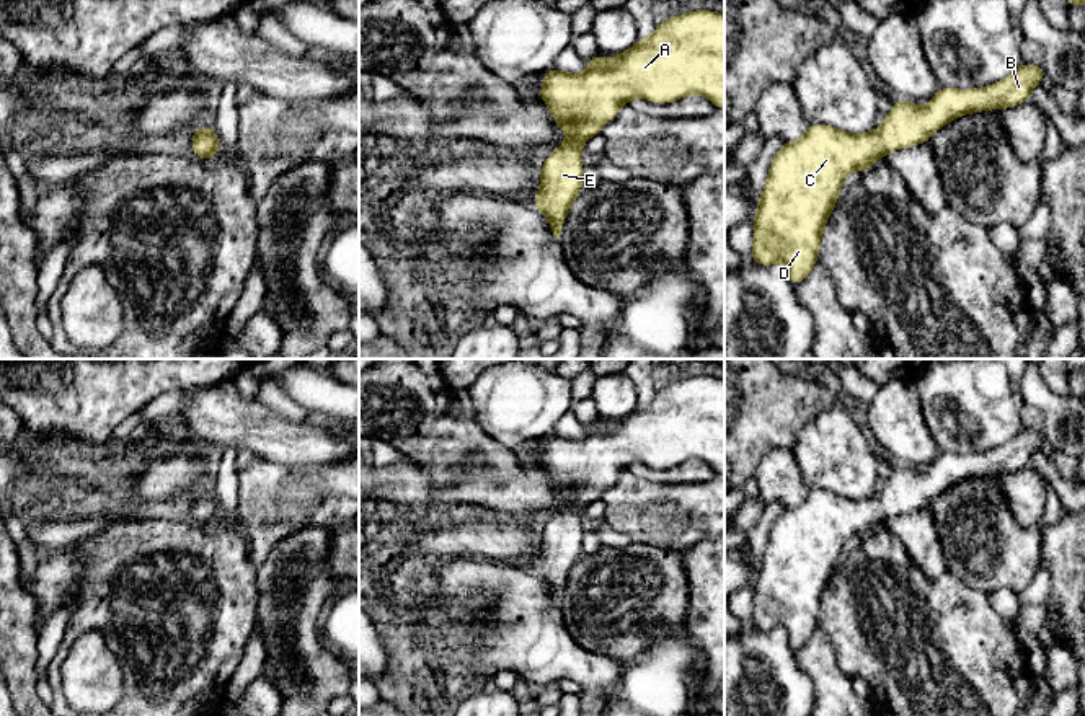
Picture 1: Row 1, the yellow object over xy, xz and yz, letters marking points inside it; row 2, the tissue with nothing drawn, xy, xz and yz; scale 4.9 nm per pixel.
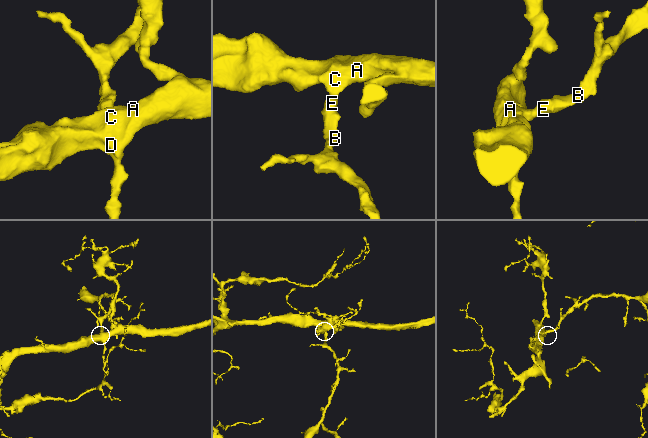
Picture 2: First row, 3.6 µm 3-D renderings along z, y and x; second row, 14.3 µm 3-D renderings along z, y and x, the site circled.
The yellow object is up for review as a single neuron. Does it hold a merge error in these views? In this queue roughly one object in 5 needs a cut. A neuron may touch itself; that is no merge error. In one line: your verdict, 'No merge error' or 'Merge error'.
No merge error

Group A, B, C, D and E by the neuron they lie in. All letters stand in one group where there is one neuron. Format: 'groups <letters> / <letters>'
groups A B C D E

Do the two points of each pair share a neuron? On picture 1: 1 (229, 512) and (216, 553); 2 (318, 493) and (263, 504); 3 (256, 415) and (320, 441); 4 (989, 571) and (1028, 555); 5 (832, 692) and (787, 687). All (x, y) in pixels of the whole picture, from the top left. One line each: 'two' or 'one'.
1: two
2: one
3: one
4: one
5: two

